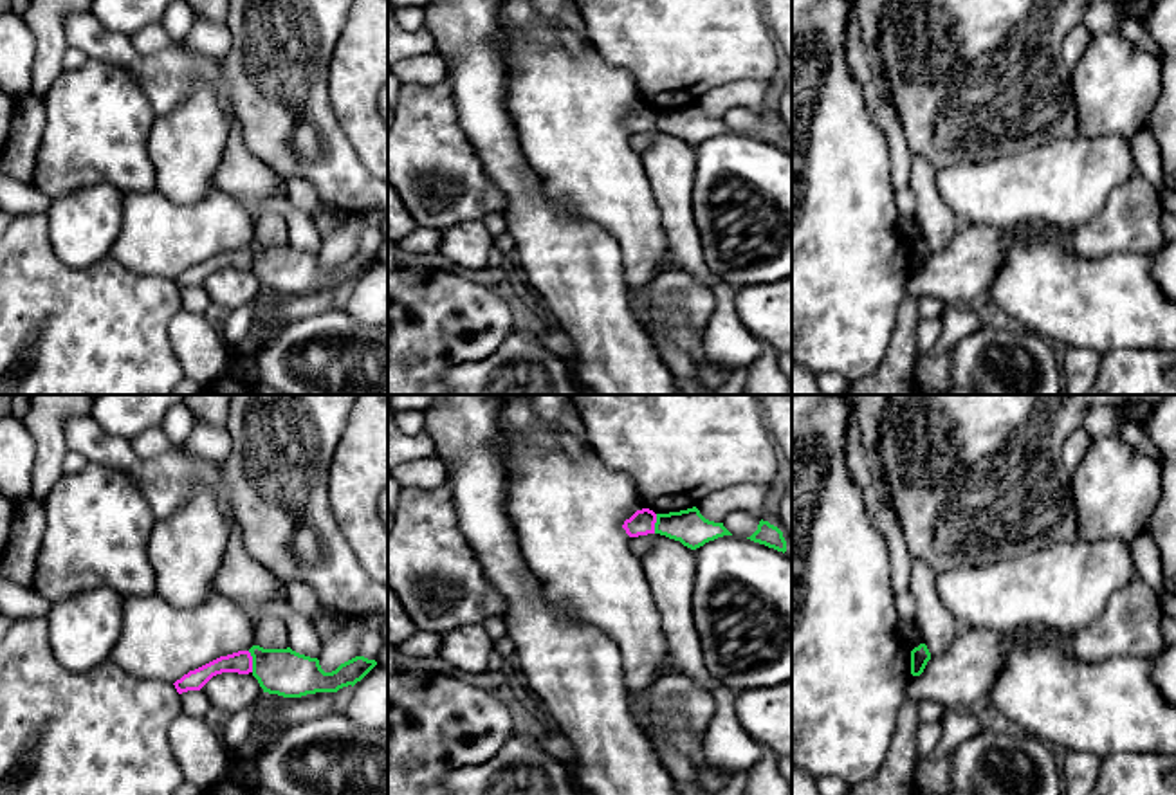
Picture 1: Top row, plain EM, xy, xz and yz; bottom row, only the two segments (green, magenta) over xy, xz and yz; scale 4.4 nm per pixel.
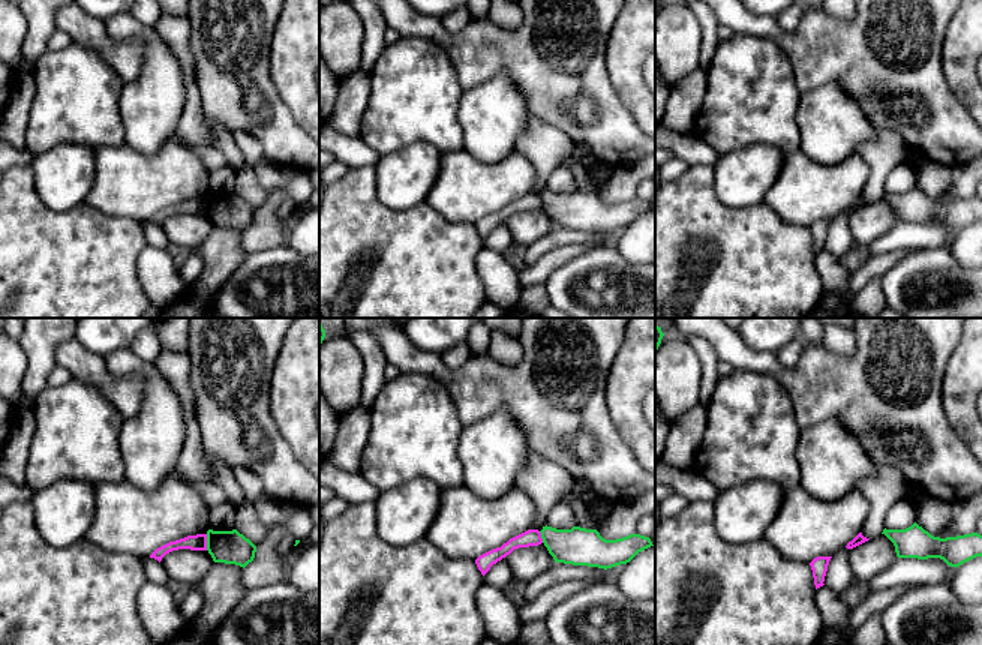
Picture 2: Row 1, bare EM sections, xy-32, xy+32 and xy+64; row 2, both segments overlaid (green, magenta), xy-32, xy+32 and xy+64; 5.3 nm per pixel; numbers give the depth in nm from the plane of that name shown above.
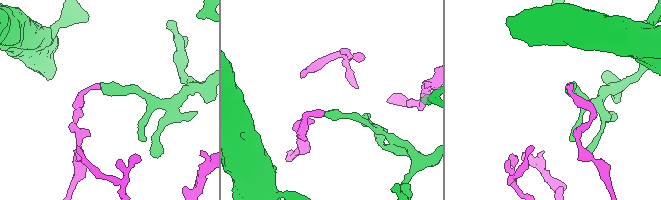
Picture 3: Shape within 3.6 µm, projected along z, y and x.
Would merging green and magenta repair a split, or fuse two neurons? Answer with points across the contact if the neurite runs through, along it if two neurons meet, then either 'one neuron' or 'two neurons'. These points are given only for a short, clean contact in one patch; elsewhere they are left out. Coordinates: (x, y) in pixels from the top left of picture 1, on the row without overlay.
border along xy (248, 247), (253, 267); two neurons

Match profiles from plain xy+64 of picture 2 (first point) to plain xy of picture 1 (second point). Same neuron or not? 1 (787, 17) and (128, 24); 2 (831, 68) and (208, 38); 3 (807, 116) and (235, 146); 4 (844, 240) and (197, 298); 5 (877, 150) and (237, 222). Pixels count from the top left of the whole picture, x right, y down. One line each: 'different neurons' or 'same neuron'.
1: different neurons
2: different neurons
3: different neurons
4: same neuron
5: different neurons

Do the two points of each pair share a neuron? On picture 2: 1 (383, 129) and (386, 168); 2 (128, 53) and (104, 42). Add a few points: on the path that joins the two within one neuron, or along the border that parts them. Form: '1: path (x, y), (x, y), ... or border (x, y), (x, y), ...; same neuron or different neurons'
1: border (417, 141), (381, 156); different neurons
2: path (122, 53), (114, 53), (110, 48); same neuron

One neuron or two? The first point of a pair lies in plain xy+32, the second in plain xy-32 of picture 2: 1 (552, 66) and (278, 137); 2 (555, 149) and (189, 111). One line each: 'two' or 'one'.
1: one
2: one

